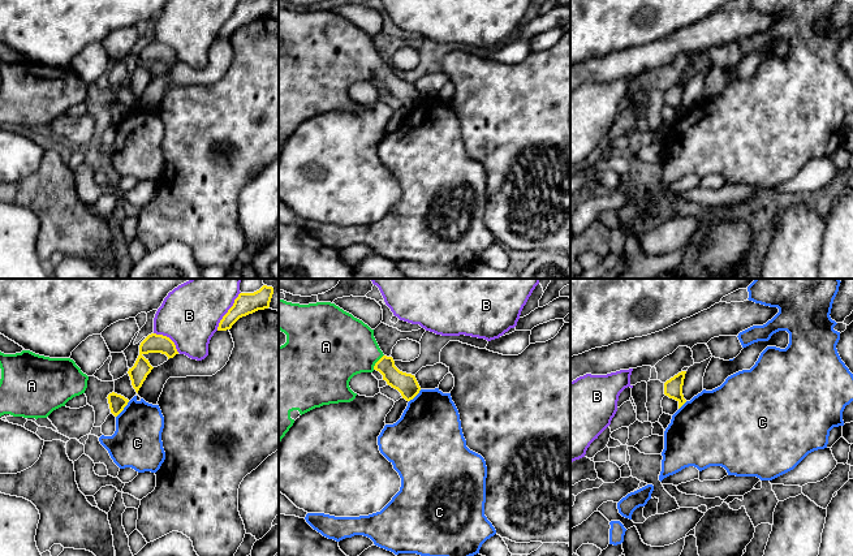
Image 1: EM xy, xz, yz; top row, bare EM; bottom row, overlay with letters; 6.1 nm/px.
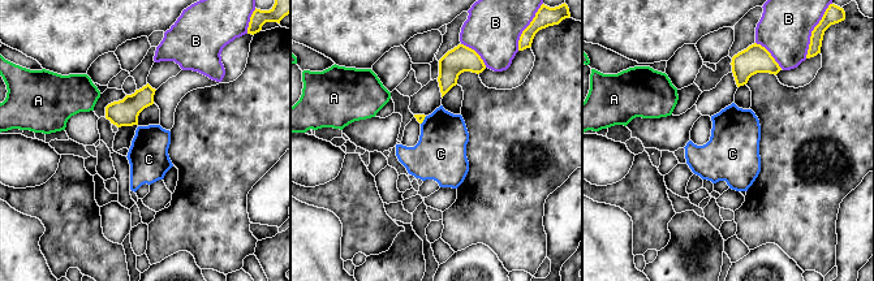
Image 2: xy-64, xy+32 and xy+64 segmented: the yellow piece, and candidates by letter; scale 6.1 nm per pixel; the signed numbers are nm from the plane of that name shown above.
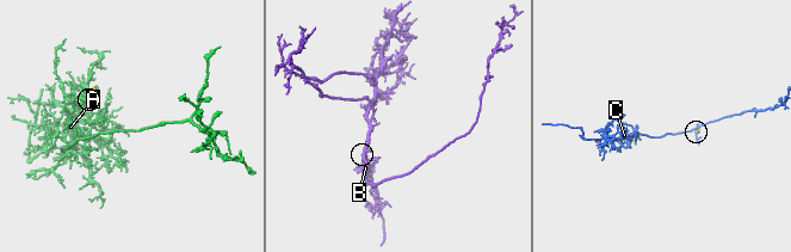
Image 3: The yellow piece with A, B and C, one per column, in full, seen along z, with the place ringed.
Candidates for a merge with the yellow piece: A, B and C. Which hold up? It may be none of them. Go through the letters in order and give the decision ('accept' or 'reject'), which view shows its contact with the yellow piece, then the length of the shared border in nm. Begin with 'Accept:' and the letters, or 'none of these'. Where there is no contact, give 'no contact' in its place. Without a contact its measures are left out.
Accept: A
A: accept | xz | 120 nm
B: reject | xy | 280 nm
C: reject | xy | 130 nm

